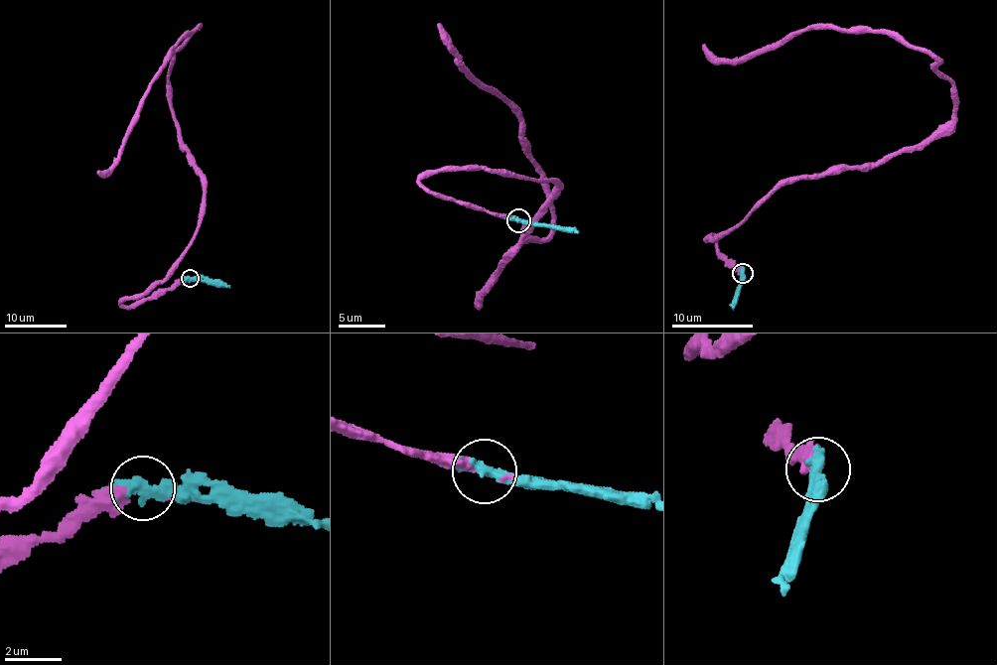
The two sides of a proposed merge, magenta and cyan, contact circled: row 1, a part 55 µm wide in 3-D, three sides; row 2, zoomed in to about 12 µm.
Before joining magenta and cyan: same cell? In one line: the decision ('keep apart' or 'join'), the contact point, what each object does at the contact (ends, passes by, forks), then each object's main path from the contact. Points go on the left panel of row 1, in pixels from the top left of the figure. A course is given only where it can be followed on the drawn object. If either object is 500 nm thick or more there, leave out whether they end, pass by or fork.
join; place (190, 278); magenta forks; cyan passes by; course magenta (189, 279), (120, 303), (166, 276), (198, 224), (200, 170), (168, 84), (172, 53), (197, 26), (97, 173); course cyan (189, 279), (230, 288)

